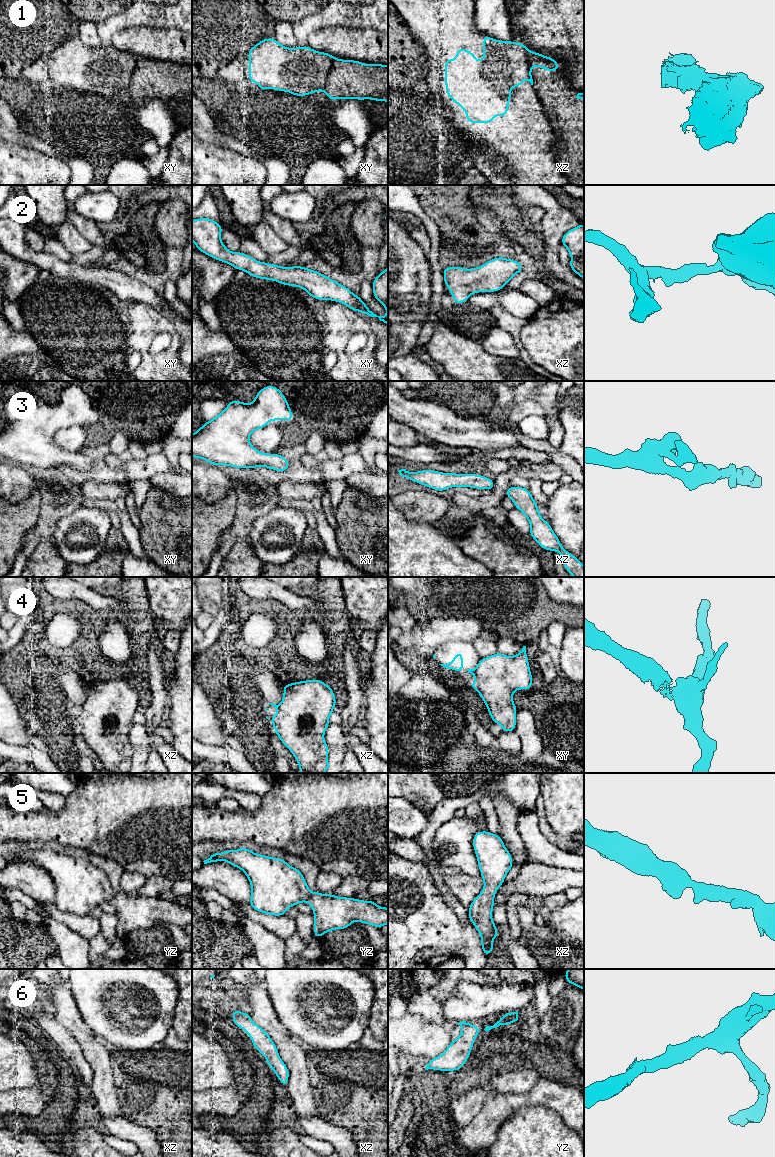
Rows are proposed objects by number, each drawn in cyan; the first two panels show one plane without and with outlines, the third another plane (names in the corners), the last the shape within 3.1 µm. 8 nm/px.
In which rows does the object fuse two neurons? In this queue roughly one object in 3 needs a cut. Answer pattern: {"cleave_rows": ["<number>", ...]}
{"cleave_rows": ["1", "4"]}

